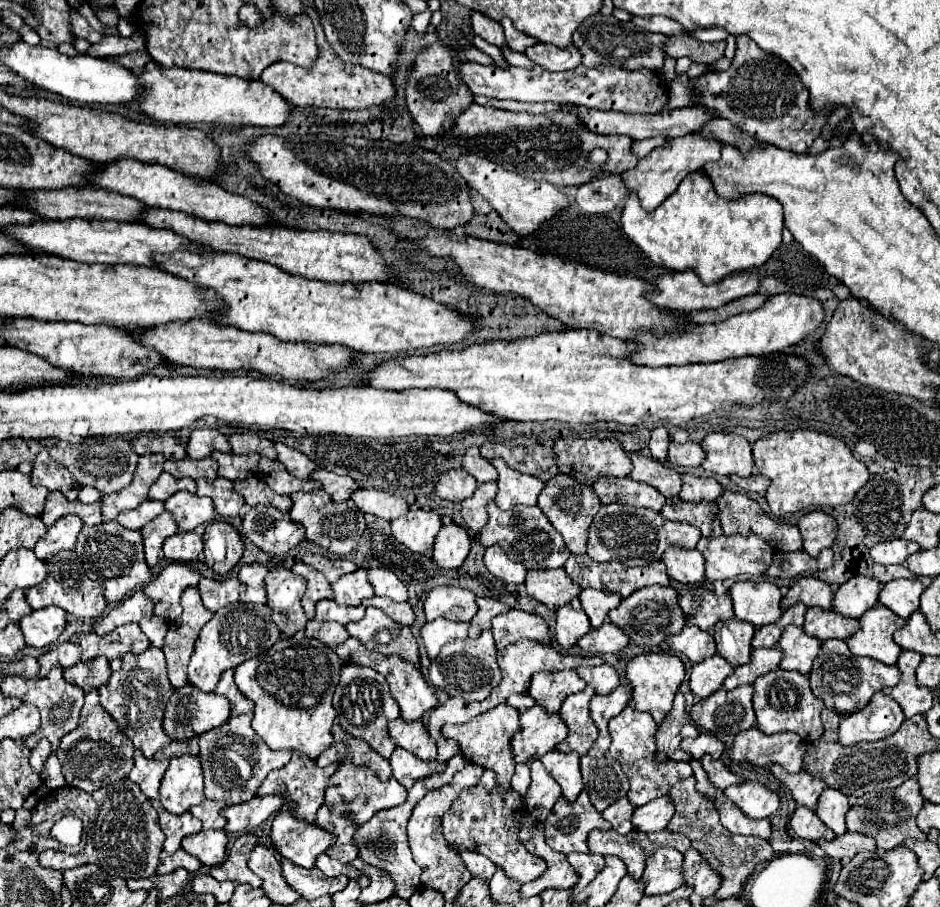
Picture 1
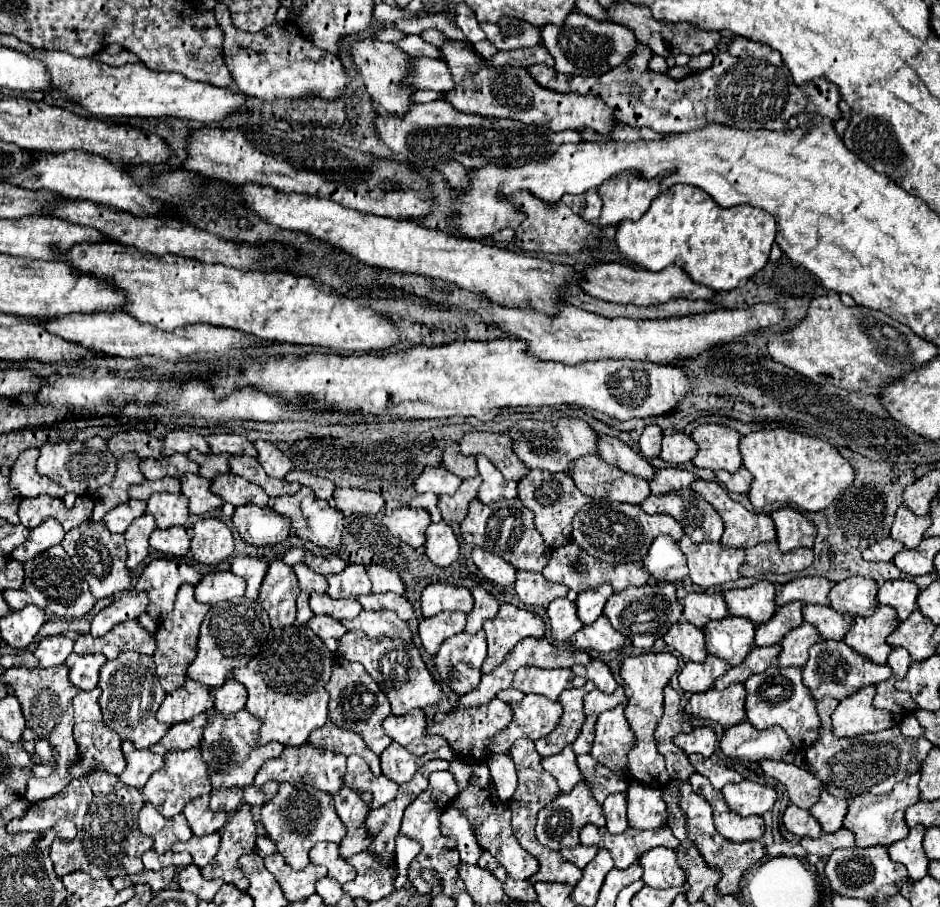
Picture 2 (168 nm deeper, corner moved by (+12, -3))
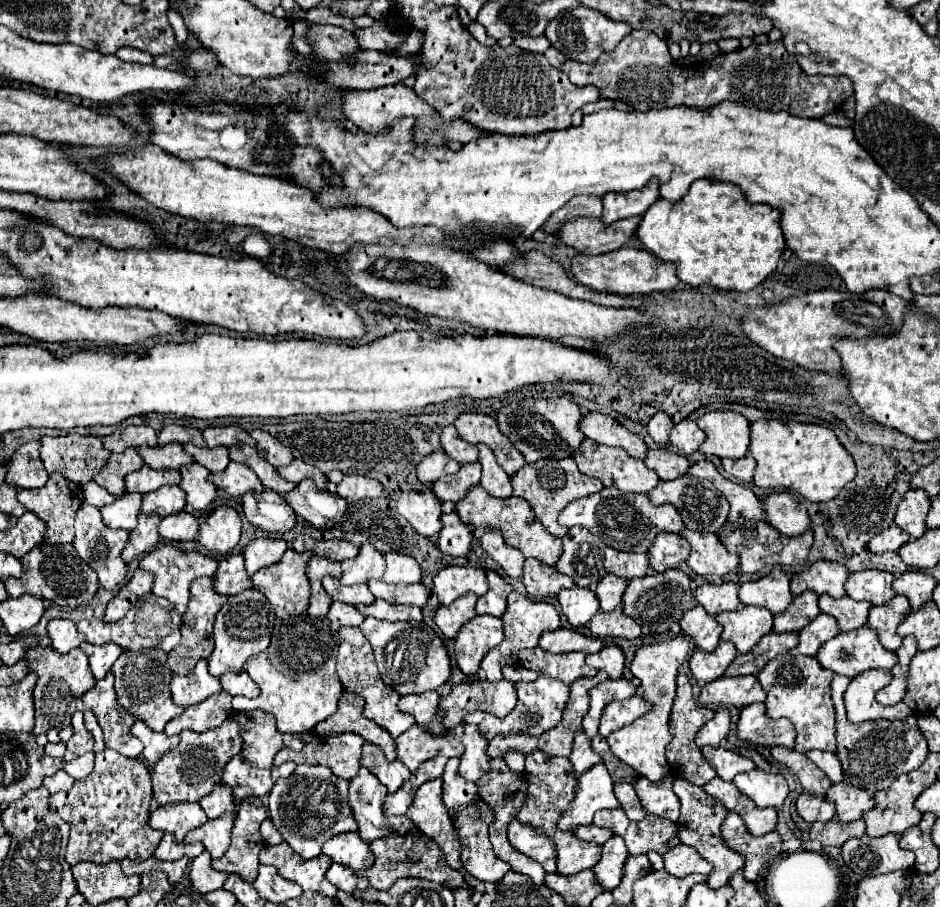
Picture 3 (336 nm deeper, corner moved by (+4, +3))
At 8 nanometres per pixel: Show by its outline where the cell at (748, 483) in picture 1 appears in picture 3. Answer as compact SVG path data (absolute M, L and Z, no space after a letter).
M750 455L742 459L722 459L722 465L738 481L752 481L752 473L756 469L756 461Z

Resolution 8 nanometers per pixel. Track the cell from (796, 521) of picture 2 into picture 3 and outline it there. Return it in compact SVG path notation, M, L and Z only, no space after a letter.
M788 491L762 497L762 509L766 515L766 523L784 535L796 537L798 533L810 529L810 517L804 503L794 499Z

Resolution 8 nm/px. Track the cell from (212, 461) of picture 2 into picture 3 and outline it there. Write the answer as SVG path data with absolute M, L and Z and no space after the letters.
M186 443L186 445L184 445L184 451L186 451L188 455L192 455L194 461L202 463L210 473L224 471L226 465L230 463L230 459L228 459L228 449L226 449L226 447L214 447L214 449L204 447L204 449L200 449L200 447L196 447L194 443Z

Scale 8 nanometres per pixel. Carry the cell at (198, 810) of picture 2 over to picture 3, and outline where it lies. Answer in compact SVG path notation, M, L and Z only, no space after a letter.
M218 785L218 789L214 789L214 793L202 797L200 807L206 811L208 819L218 819L220 815L234 811L236 803L232 797L232 789L228 785Z

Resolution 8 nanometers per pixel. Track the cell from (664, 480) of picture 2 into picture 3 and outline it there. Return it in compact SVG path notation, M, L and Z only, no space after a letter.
M648 449L644 463L648 469L654 469L658 477L664 481L682 477L690 467L690 461L686 457L664 451L664 449Z

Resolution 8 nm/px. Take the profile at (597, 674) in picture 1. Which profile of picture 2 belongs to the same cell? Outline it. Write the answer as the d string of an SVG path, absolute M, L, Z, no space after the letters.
M598 659L590 661L590 665L584 667L584 677L588 681L592 681L596 685L596 689L600 689L604 693L612 693L616 689L616 681L614 681L610 669Z

